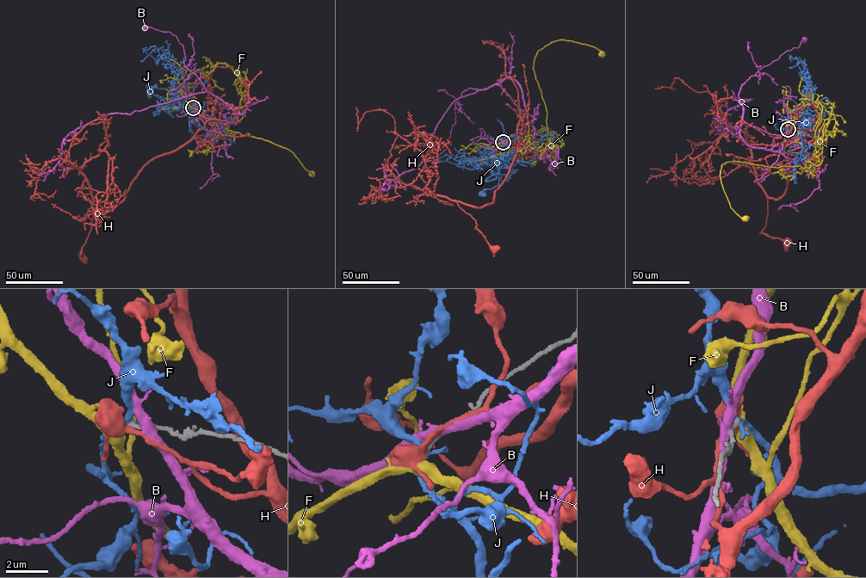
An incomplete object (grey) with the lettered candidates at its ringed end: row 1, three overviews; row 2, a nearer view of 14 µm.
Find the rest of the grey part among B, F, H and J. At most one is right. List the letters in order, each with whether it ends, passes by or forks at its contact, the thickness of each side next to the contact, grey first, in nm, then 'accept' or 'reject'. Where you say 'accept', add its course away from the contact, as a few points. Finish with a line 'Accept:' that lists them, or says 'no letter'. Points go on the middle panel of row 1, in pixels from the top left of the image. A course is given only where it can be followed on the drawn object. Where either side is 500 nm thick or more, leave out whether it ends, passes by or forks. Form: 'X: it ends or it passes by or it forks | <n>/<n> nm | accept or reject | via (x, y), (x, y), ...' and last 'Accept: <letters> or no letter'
B: it passes by | 240/440 nm | reject
F: it passes by | 200/400 nm | accept | via (503, 142), (516, 149), (552, 145), (533, 68), (537, 51), (561, 39), (595, 47), (602, 54)
H: it passes by | 220/440 nm | reject
J: it passes by | 220/280 nm | reject
Accept: F

